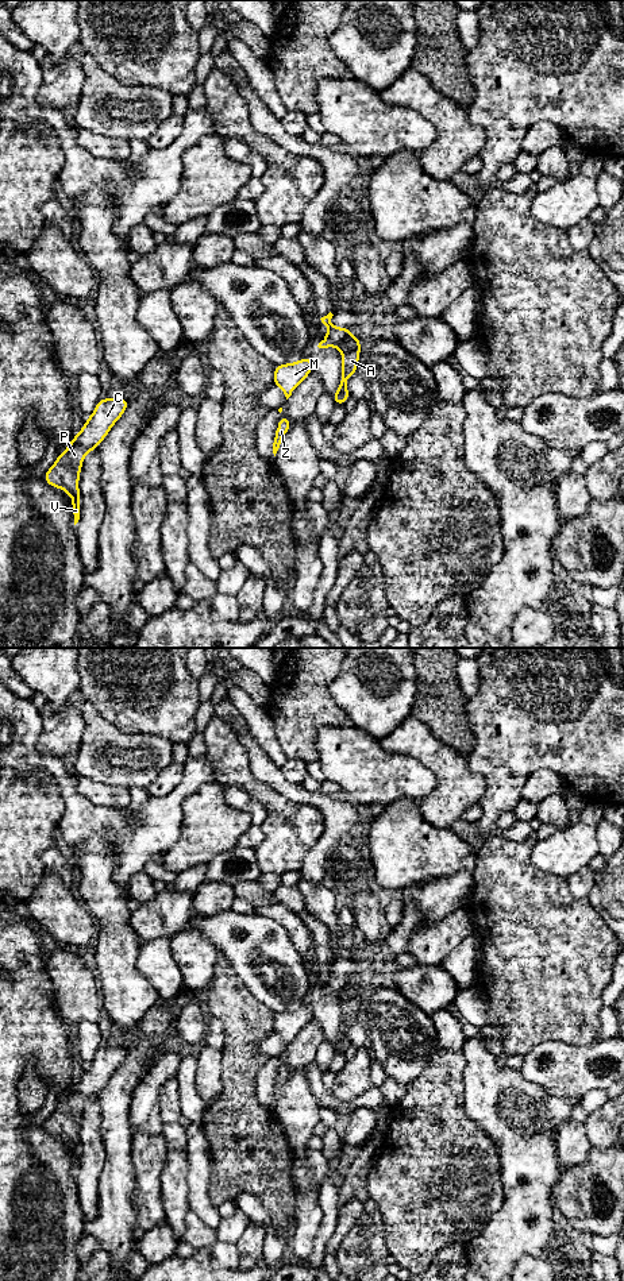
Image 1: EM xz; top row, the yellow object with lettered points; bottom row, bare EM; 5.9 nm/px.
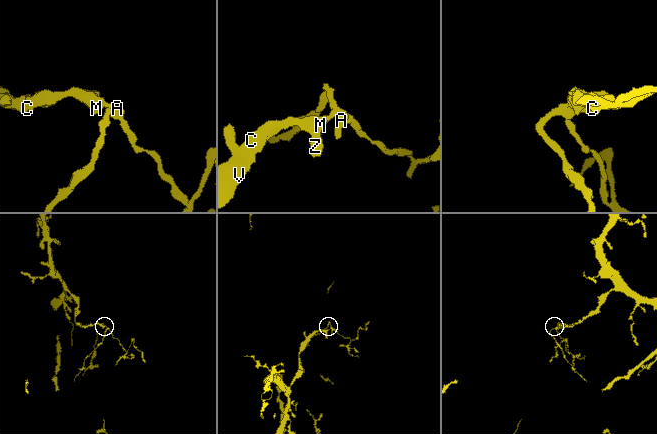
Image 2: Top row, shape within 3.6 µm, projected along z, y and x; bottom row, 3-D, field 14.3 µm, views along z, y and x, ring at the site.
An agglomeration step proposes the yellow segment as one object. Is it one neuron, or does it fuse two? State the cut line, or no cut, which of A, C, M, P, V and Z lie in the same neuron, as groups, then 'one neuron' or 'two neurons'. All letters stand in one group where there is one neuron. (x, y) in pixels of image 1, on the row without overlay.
cut xz (347, 976), (335, 995); groups A / C M P V Z; two neurons

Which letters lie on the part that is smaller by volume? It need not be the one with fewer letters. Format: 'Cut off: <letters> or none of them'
Cut off: A

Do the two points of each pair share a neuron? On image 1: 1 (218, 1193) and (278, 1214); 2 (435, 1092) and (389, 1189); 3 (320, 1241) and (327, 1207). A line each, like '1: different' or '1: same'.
1: same
2: same
3: same

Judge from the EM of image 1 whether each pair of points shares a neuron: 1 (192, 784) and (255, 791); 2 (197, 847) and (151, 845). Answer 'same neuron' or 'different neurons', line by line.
1: different neurons
2: different neurons

